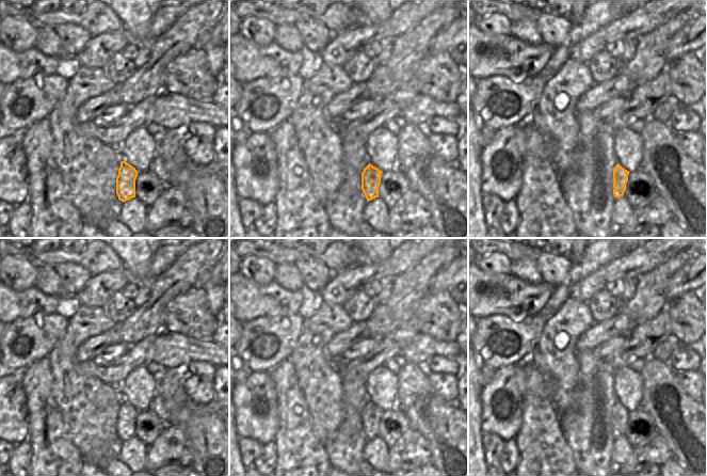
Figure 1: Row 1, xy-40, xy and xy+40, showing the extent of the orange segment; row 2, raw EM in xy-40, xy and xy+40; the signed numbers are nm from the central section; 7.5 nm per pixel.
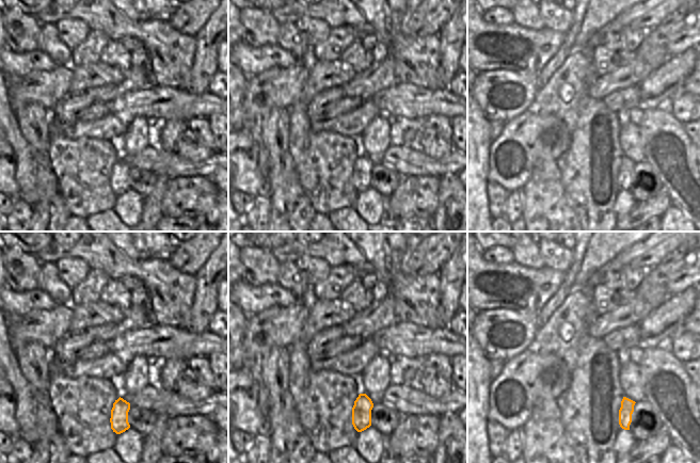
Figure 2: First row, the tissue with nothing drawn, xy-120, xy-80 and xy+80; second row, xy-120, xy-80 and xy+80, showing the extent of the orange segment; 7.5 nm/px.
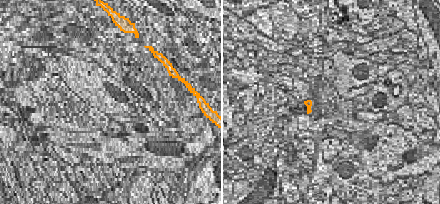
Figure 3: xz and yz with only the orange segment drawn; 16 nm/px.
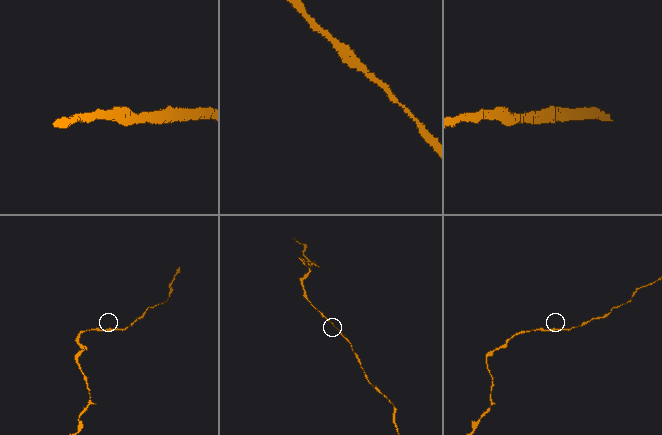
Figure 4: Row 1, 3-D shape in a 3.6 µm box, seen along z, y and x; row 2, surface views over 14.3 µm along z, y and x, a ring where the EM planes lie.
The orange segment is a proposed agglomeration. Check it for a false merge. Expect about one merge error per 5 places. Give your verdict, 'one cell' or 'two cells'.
one cell

